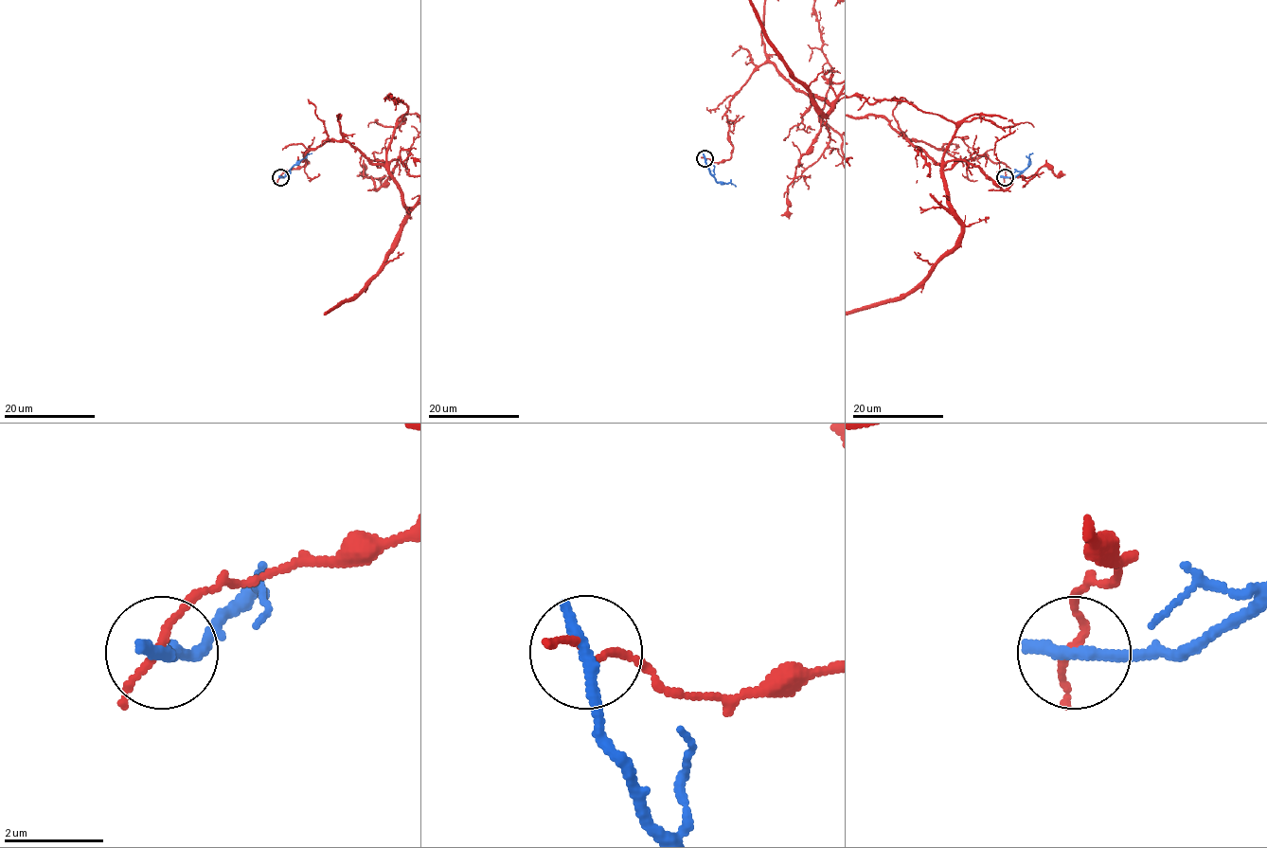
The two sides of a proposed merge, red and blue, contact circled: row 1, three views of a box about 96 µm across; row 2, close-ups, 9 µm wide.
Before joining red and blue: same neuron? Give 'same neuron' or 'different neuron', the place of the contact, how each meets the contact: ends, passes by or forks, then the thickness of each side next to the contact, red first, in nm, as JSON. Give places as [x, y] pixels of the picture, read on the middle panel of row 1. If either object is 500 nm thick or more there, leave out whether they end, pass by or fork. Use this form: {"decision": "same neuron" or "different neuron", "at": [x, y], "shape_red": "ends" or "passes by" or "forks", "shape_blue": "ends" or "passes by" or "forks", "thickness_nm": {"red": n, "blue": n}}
{"decision": "different neuron", "at": [704, 158], "shape_red": "passes by", "shape_blue": "ends", "thickness_nm": {"red": 120, "blue": 320}}

